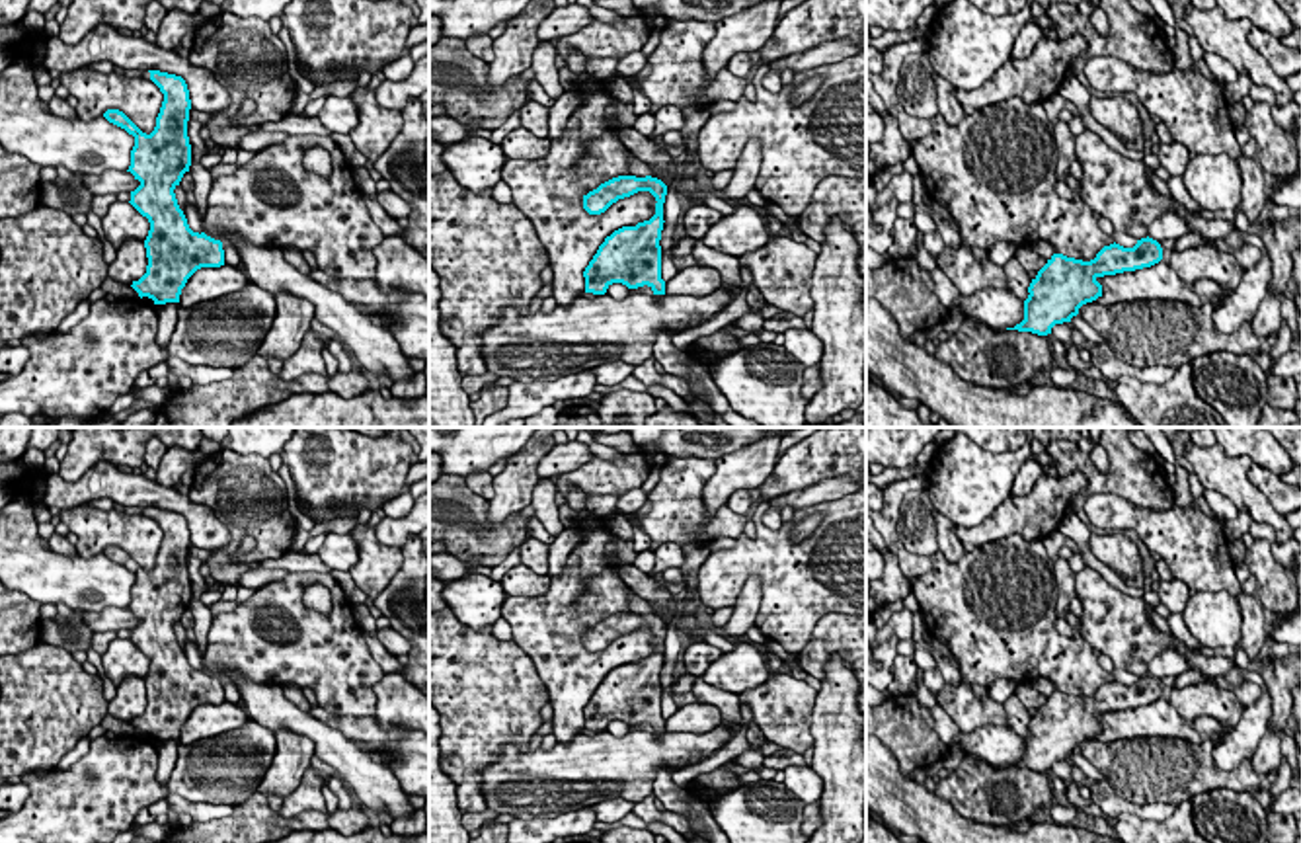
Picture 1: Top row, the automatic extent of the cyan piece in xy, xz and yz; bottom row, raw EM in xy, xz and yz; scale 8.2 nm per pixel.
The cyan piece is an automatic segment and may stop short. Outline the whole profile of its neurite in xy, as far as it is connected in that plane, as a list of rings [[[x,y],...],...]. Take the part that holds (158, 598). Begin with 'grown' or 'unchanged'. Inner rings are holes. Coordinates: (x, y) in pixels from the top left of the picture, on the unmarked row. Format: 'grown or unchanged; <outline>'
unchanged; [[[148,509],[164,531],[154,568],[142,570],[119,546],[107,546],[103,554],[135,574],[127,609],[140,622],[131,628],[129,640],[150,660],[144,677],[146,710],[131,724],[140,736],[148,734],[154,742],[166,742],[179,740],[181,726],[197,706],[224,702],[224,687],[220,677],[189,665],[174,630],[191,603],[187,521],[176,511]]]

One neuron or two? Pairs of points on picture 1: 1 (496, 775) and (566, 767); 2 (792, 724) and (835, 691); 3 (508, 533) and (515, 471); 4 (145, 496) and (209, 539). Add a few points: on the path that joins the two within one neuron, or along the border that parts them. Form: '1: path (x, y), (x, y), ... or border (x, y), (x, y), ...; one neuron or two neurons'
1: path (513, 763), (549, 763); one neuron
2: border (818, 691), (812, 711), (812, 746); two neurons
3: border (517, 512), (498, 523), (486, 521); two neurons
4: path (162, 496), (182, 504), (199, 521); one neuron

